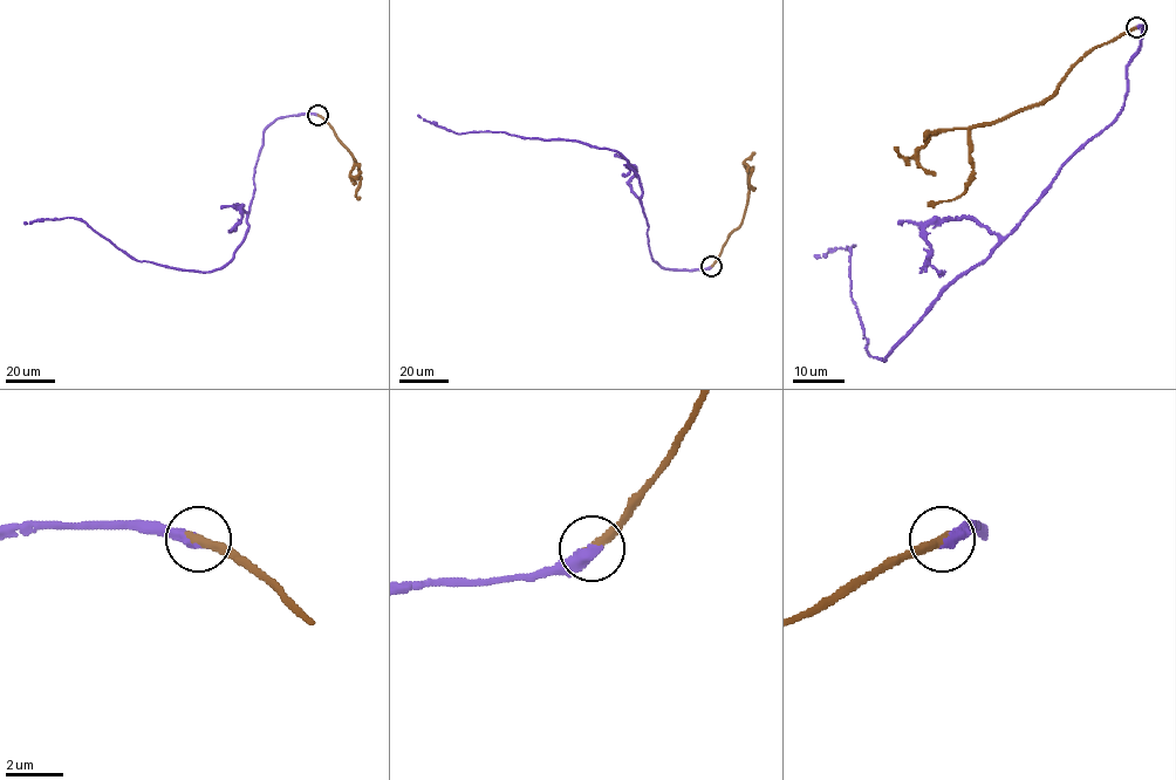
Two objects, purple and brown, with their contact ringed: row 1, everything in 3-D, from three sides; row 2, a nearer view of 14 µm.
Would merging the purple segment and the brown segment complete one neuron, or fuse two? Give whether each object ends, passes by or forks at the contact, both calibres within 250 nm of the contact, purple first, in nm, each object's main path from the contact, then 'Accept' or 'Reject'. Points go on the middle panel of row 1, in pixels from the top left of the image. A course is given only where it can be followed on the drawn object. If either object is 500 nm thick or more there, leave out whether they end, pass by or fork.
At the ring purple ends. At the ring brown ends. Thickness 460 nm (purple) against 380 nm. Course of purple: (711, 266), (663, 268), (651, 259), (642, 187), (628, 161), (614, 150), (501, 131), (457, 134), (418, 115). Course of brown: (711, 266), (729, 235), (740, 224), (749, 190), (753, 190), (749, 183), (752, 168). Accept

